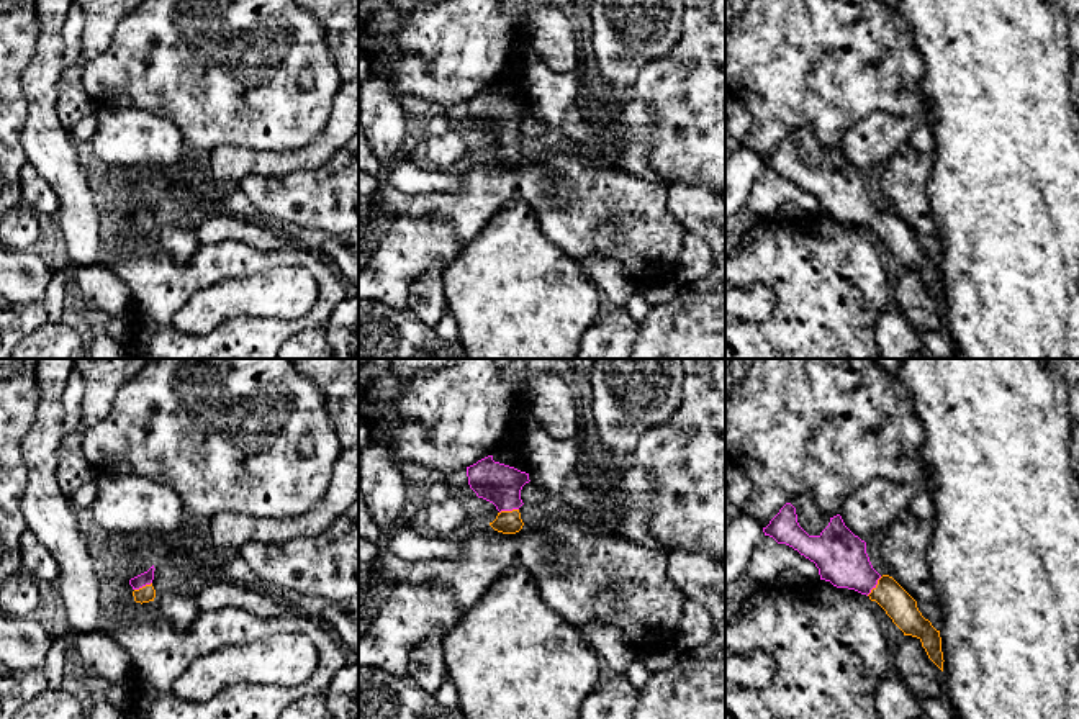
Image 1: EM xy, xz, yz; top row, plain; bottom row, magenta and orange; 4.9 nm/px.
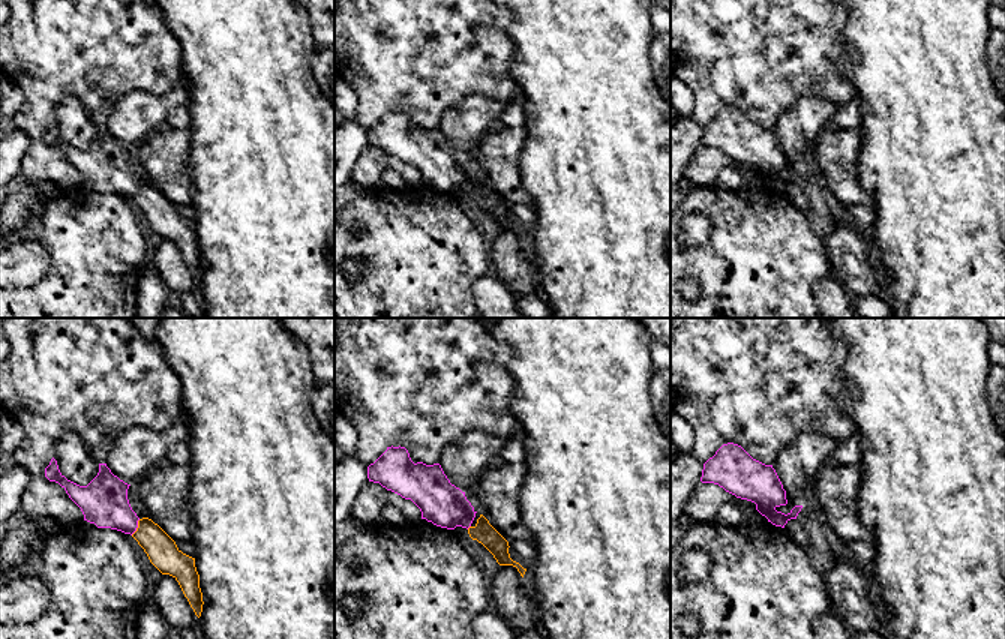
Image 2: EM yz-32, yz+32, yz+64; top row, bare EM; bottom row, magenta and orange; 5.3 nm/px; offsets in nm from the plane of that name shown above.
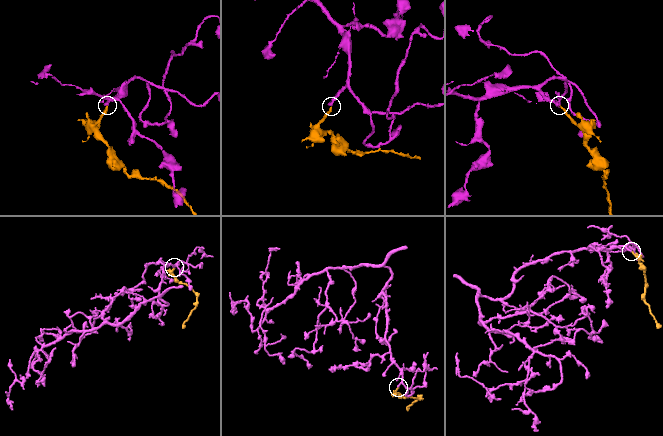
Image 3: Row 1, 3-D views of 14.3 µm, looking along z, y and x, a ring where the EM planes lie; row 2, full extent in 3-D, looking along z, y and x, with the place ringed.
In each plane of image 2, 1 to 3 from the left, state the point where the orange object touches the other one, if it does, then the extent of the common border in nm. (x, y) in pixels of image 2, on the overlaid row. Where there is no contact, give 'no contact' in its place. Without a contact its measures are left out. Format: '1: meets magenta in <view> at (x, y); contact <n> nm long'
1: meets magenta in yz-32 at (137, 527); contact 100 nm long
2: meets magenta in yz+32 at (468, 527); contact 30 nm long
3: no contact

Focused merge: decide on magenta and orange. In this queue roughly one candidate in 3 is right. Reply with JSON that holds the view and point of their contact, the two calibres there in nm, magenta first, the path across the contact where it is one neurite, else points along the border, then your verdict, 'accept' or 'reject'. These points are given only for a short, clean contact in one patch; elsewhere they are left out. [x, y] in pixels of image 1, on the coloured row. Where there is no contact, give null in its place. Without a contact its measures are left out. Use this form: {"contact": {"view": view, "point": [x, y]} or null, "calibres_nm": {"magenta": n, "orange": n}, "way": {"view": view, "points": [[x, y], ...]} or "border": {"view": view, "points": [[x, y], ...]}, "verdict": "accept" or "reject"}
{"contact": {"view": "yz", "point": [875, 587]}, "calibres_nm": {"magenta": 260, "orange": 150}, "way": {"view": "yz", "points": [[840, 556], [875, 587], [889, 595]]}, "verdict": "accept"}

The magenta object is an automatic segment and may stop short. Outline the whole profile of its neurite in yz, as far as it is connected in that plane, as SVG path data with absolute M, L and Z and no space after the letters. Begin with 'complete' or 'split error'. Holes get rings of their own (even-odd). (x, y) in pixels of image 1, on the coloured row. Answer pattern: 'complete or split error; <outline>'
split error; M786 503L763 532L814 562L820 580L876 601L904 635L922 642L928 658L943 672L940 631L922 616L917 601L892 577L881 577L873 568L866 542L845 526L840 514L830 518L819 536L809 536L797 522L796 508Z

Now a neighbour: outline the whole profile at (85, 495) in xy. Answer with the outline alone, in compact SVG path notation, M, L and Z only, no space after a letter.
M95 480L84 483L70 498L75 509L92 508L97 500L97 483Z

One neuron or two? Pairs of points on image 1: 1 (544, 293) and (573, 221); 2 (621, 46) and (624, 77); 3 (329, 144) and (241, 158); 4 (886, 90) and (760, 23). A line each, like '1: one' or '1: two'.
1: two
2: one
3: one
4: one

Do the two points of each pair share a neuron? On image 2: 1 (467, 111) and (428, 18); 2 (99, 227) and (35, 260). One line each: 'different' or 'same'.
1: different
2: different

